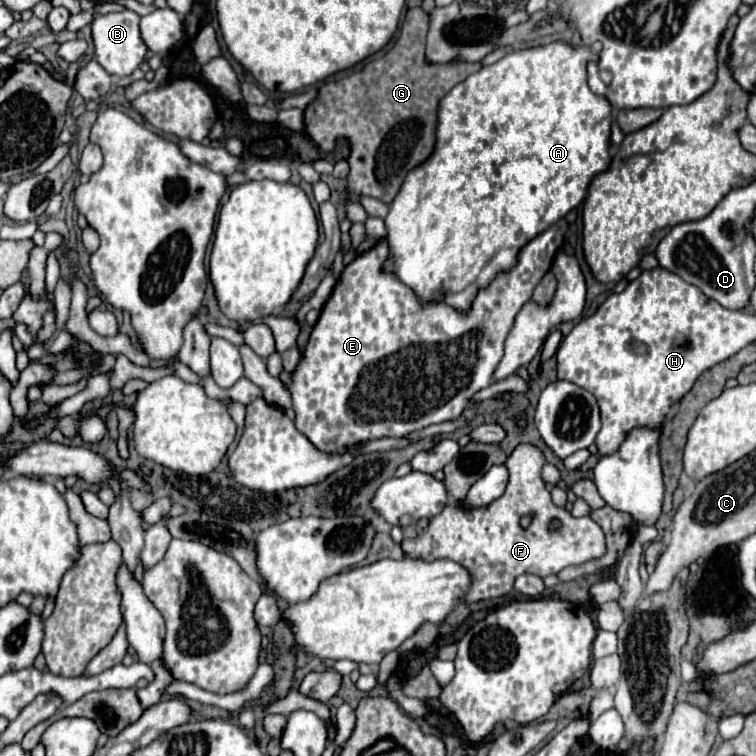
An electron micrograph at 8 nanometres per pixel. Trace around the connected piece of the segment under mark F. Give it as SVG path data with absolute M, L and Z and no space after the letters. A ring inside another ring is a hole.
M519 445L507 459L507 469L509 469L509 483L505 493L493 501L489 507L483 509L463 509L455 505L447 505L437 517L429 521L429 529L423 535L417 535L415 539L403 539L403 551L411 557L421 557L427 561L433 559L453 559L461 565L465 565L471 575L473 575L473 587L467 593L467 603L481 601L481 599L493 599L493 597L503 597L511 593L513 581L523 575L523 573L533 573L537 577L547 577L553 573L559 573L561 569L569 565L581 565L591 559L599 559L605 551L605 533L591 517L581 517L575 519L569 515L569 511L557 507L551 501L551 495L541 479L541 467L543 467L543 453L535 449L533 445ZM533 513L533 521L529 529L521 529L519 519L523 515ZM557 519L559 527L553 529L551 521Z

